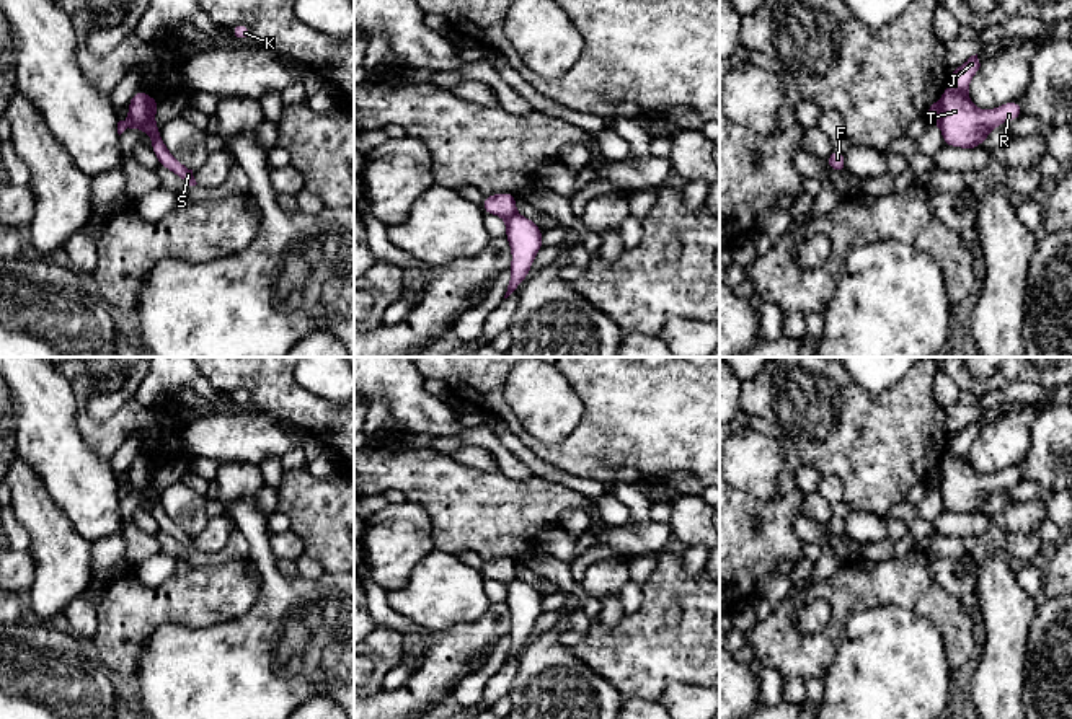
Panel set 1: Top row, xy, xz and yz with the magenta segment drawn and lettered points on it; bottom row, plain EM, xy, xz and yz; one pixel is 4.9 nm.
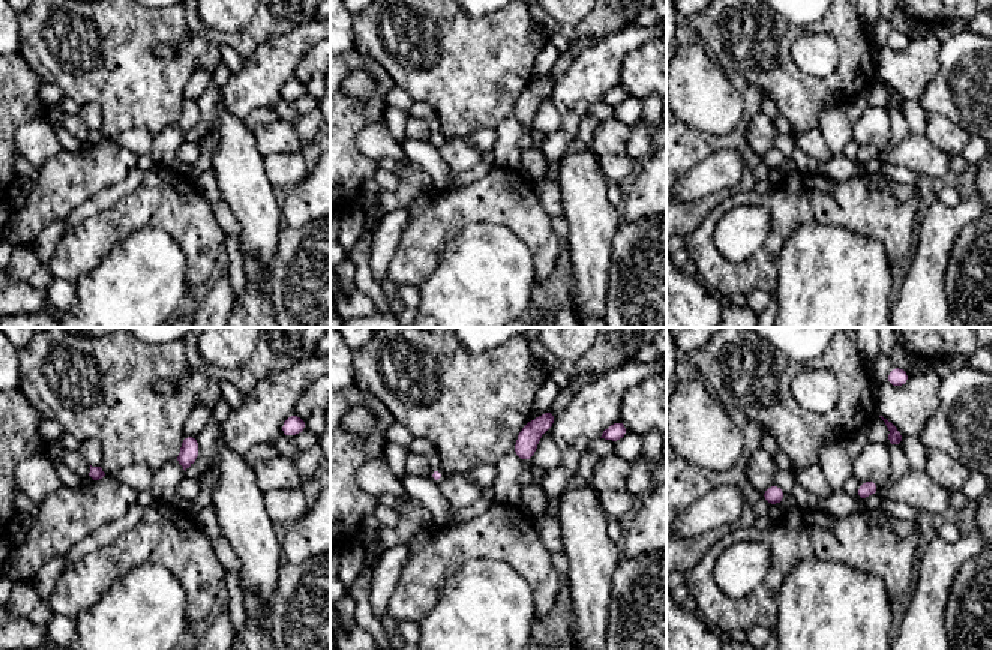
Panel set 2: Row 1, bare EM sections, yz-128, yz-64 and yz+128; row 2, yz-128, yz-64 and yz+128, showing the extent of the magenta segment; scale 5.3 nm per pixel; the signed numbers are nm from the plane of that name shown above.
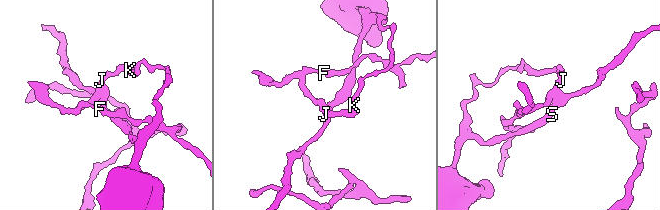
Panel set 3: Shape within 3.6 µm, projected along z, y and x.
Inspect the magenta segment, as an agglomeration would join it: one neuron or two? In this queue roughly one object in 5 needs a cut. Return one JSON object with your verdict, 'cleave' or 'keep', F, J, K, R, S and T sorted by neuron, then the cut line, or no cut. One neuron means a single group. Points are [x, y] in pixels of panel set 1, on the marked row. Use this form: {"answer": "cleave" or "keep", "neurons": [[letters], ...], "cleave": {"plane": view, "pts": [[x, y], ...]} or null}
{"answer": "keep", "neurons": [["F", "J", "K", "R", "S", "T"]], "cleave": null}

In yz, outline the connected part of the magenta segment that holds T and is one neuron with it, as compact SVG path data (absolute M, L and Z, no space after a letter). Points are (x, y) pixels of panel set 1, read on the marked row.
M976 54L953 70L948 90L922 116L927 126L938 124L941 127L943 145L977 148L982 140L987 140L994 127L1023 116L1023 106L1018 101L987 111L981 111L971 103L968 86L979 67Z

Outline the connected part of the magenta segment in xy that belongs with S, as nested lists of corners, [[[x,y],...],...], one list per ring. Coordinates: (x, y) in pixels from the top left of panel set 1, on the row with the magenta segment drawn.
[[[139,88],[127,103],[129,119],[117,122],[117,134],[121,135],[127,127],[145,130],[152,140],[150,147],[157,155],[160,166],[173,171],[188,186],[196,186],[197,183],[193,176],[193,170],[178,161],[162,140],[160,127],[155,124],[155,112],[160,103],[162,101],[145,95],[144,90]]]

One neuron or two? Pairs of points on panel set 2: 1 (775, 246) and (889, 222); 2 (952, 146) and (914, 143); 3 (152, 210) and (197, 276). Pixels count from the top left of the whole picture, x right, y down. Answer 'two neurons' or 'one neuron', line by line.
1: one neuron
2: two neurons
3: one neuron

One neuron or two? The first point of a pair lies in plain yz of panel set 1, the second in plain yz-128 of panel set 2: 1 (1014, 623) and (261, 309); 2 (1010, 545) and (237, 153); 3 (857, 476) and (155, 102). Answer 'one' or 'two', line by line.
1: two
2: two
3: one

